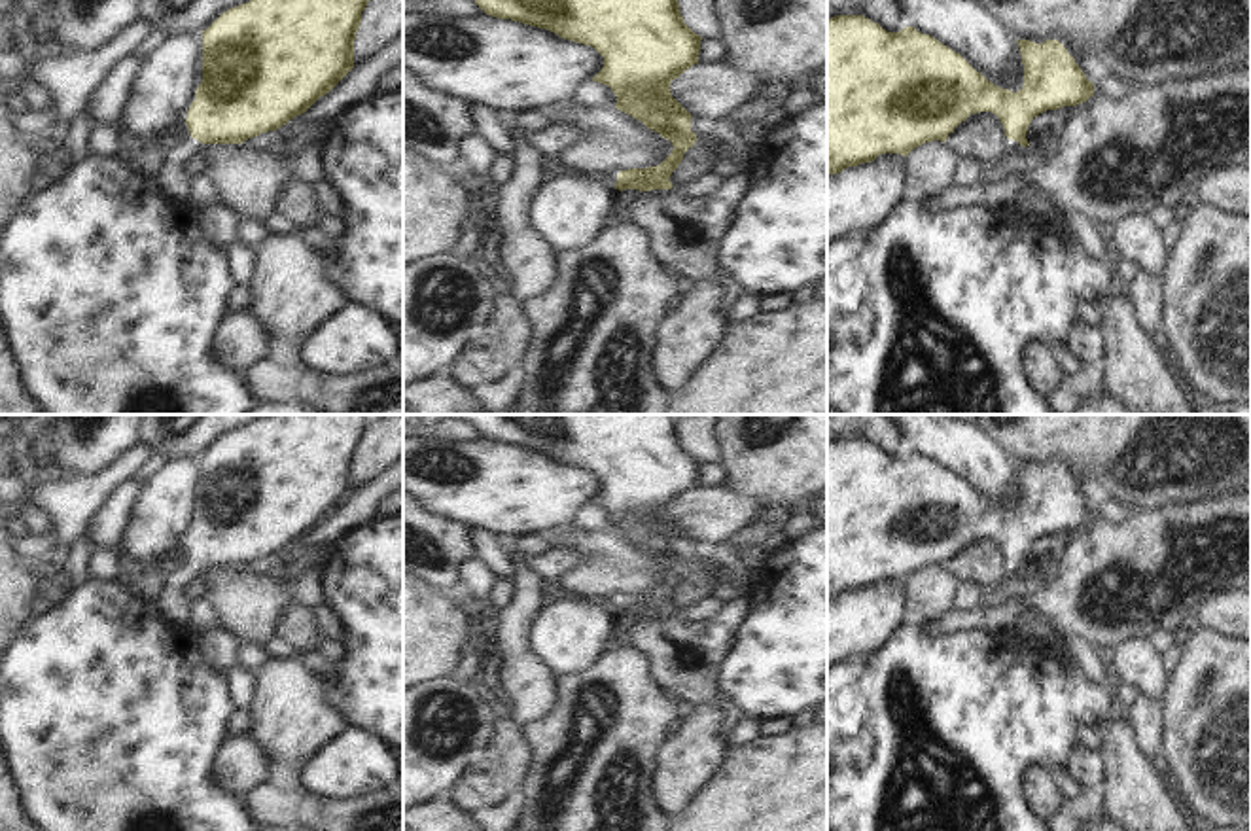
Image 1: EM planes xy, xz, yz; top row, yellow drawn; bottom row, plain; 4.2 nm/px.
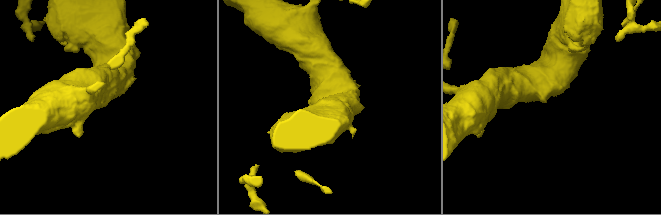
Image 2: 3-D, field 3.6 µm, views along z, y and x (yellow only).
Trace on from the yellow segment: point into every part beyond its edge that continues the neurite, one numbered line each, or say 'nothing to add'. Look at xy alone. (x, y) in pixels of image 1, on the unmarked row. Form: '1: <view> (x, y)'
1: xy (175, 604)

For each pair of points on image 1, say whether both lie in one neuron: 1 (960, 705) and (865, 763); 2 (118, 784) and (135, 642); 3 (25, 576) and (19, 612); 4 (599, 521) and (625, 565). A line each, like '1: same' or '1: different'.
1: same
2: same
3: same
4: different

